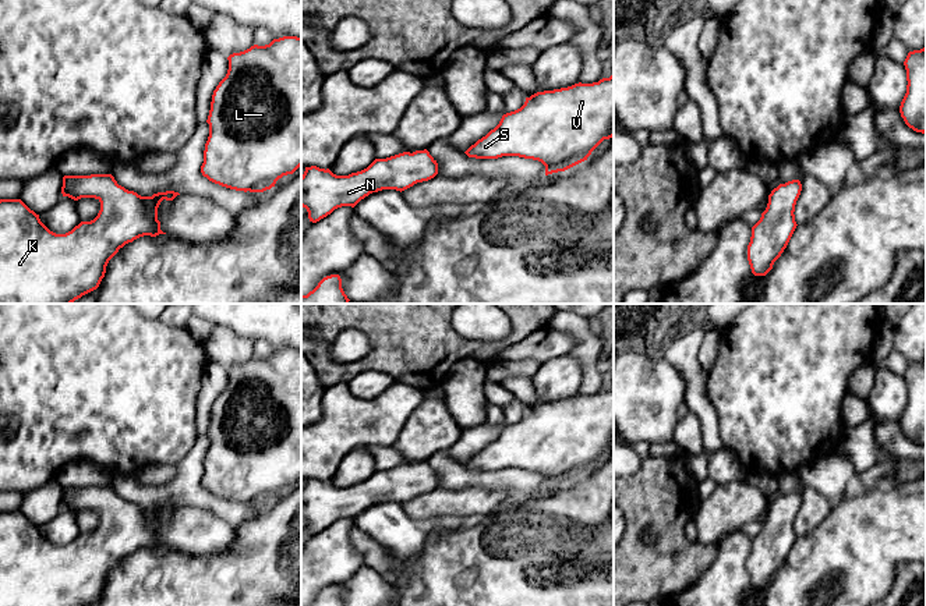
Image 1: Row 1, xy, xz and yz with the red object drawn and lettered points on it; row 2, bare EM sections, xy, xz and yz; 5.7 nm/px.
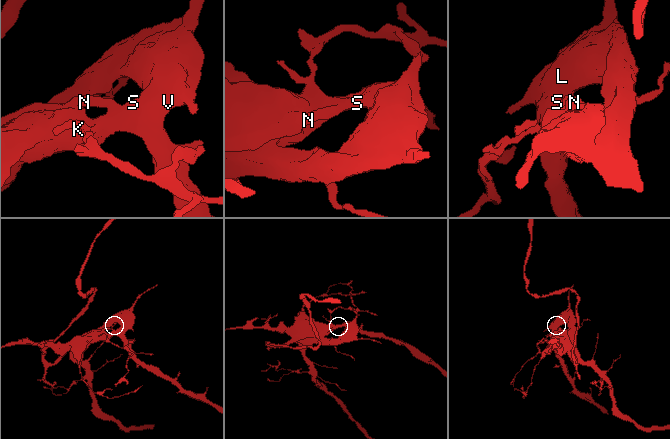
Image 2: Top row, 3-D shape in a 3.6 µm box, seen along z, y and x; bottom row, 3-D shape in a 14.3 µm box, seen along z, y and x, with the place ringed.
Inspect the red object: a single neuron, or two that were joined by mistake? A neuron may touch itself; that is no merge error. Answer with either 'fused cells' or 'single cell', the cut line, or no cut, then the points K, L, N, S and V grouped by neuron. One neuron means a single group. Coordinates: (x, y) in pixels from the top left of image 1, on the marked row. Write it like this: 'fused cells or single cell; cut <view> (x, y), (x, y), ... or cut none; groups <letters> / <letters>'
single cell; cut none; groups K L N S V

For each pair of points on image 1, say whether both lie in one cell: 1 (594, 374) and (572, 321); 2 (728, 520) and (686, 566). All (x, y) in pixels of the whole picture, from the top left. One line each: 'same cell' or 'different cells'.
1: same cell
2: different cells

